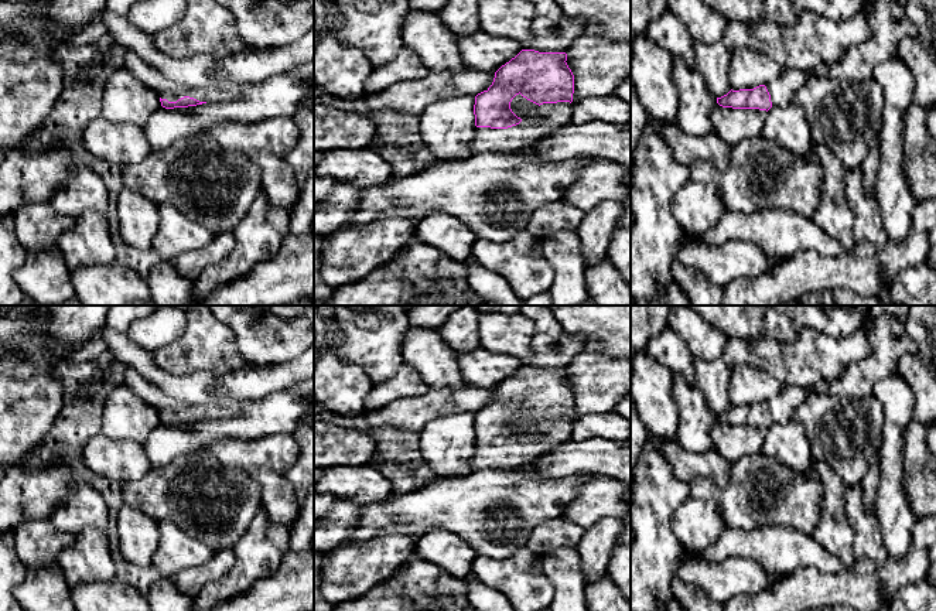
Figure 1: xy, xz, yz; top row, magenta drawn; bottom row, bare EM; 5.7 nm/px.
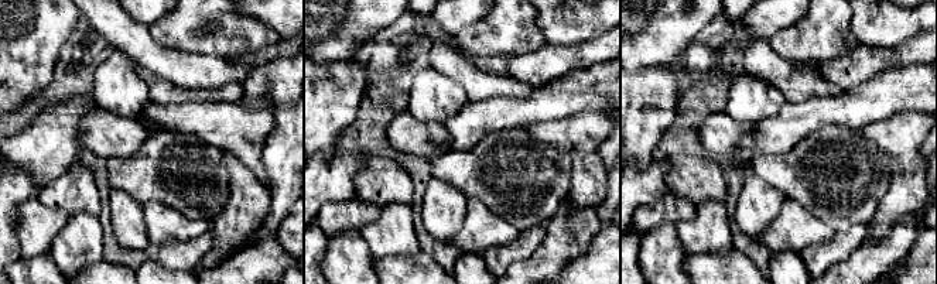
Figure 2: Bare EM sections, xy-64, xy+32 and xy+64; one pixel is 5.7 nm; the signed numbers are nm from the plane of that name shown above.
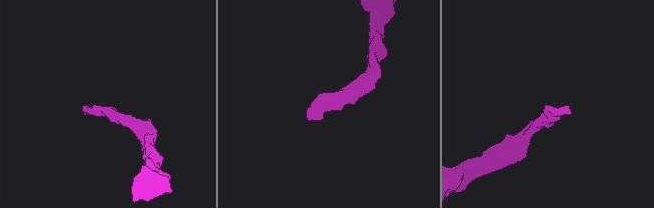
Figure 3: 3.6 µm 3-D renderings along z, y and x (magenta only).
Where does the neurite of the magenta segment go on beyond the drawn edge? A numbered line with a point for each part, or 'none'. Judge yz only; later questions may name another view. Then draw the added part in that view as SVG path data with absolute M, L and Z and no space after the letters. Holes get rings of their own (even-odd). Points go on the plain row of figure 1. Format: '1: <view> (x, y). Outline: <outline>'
1: yz (887, 334). Outline: M881 314L865 320L865 328L871 352L867 359L854 362L836 379L821 380L810 388L783 386L778 395L766 402L771 412L772 423L786 424L793 419L795 409L805 400L806 396L824 392L831 396L846 396L851 400L861 400L874 395L874 386L895 373L898 361L906 354L918 354L918 345L908 335L903 321L894 314Z

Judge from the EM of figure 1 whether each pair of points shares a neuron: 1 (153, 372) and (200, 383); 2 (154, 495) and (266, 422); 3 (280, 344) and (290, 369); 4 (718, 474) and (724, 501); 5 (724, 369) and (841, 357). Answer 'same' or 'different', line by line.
1: same
2: different
3: different
4: different
5: same

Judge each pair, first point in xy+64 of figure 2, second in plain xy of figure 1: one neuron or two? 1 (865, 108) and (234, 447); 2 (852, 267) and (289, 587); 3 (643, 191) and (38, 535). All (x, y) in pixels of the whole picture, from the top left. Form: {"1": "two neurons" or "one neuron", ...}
{"1": "two neurons", "2": "two neurons", "3": "two neurons"}

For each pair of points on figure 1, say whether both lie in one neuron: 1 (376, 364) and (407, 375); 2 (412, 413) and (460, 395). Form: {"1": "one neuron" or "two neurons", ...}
{"1": "two neurons", "2": "one neuron"}

